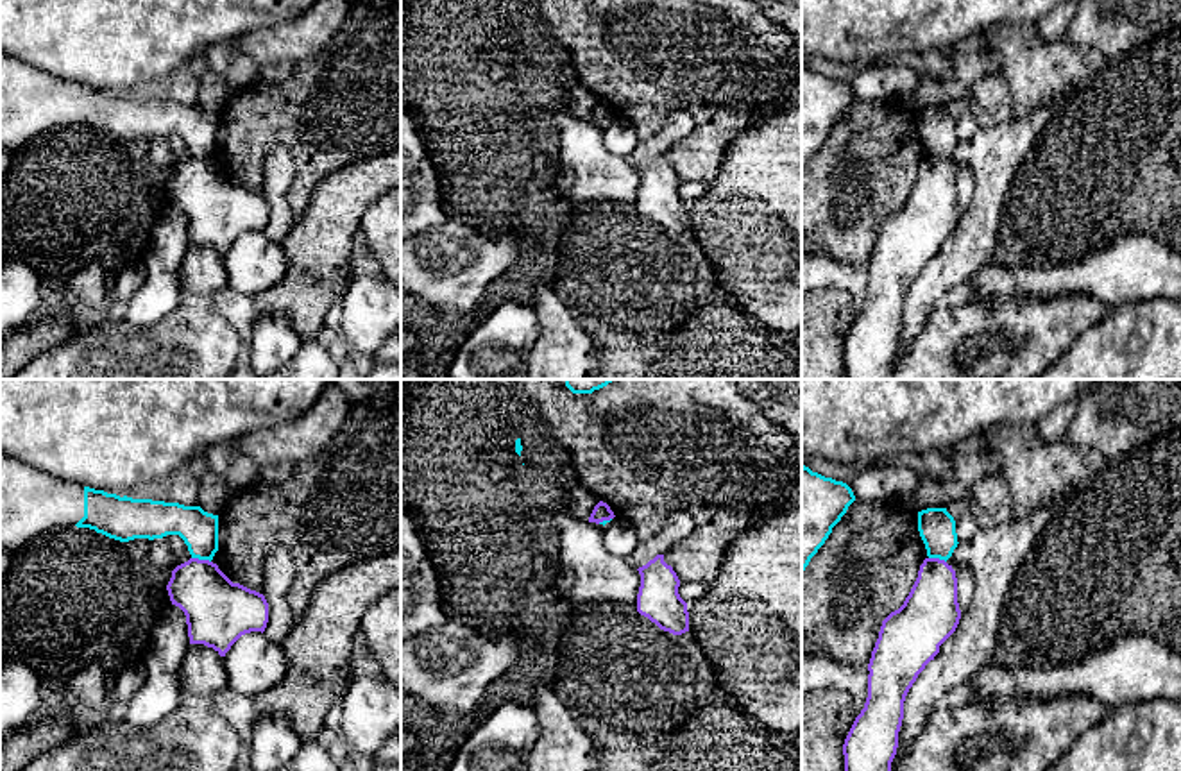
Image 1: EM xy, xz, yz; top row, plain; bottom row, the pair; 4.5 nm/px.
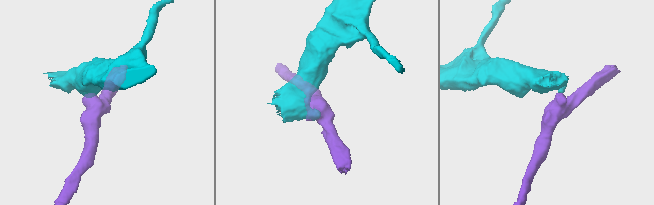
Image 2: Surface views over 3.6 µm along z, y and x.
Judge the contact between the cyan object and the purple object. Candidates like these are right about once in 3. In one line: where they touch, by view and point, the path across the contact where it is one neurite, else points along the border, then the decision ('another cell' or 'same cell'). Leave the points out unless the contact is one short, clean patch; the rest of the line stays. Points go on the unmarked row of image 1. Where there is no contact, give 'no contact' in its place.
contact xy (201, 158); border xy (192, 156), (210, 161); another cell

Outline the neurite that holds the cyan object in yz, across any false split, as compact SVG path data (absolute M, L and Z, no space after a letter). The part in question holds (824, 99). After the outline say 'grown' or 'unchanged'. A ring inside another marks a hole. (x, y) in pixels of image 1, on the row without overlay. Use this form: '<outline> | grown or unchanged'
M802 63L802 172L855 100L852 88Z | unchanged

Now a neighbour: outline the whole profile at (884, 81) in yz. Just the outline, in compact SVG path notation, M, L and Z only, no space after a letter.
M886 61L862 66L846 84L859 100L886 102L904 93L914 93L920 75L898 61Z

